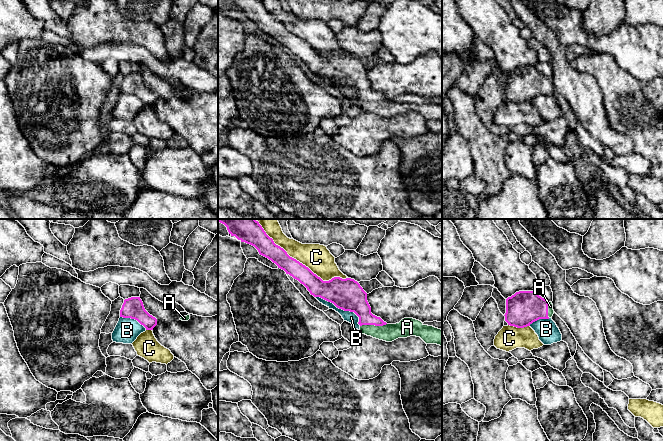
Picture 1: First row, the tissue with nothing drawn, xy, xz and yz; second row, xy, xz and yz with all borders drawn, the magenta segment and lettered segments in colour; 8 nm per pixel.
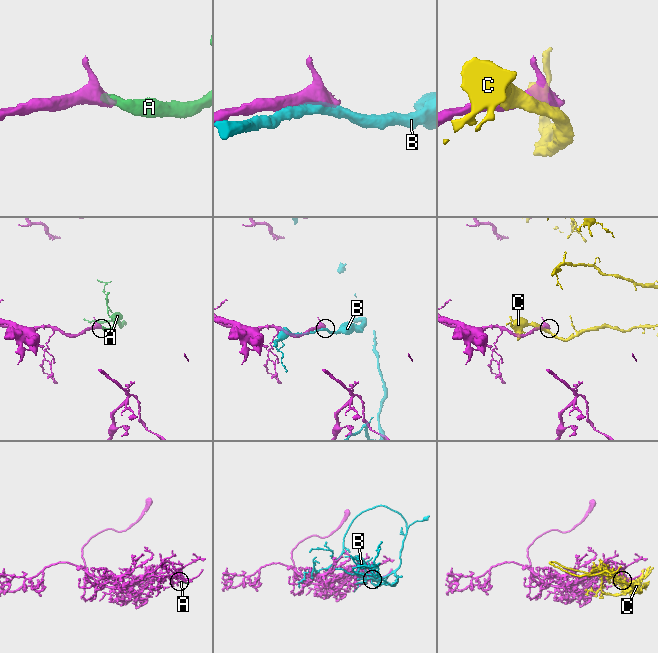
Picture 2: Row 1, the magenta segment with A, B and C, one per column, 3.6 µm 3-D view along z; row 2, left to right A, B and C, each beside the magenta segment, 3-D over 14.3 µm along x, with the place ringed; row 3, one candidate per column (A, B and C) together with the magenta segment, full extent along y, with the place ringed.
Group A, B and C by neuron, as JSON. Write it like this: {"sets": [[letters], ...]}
{"sets": [["A"], ["B"], ["C"]]}

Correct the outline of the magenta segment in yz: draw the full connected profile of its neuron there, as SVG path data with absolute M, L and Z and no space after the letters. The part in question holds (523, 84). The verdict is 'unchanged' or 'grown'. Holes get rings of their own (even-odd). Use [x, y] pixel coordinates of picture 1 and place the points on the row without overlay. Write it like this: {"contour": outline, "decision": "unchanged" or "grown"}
{"contour": "M519 67L506 75L505 97L510 102L524 104L539 95L552 94L552 78L539 72L536 67Z", "decision": "grown"}

